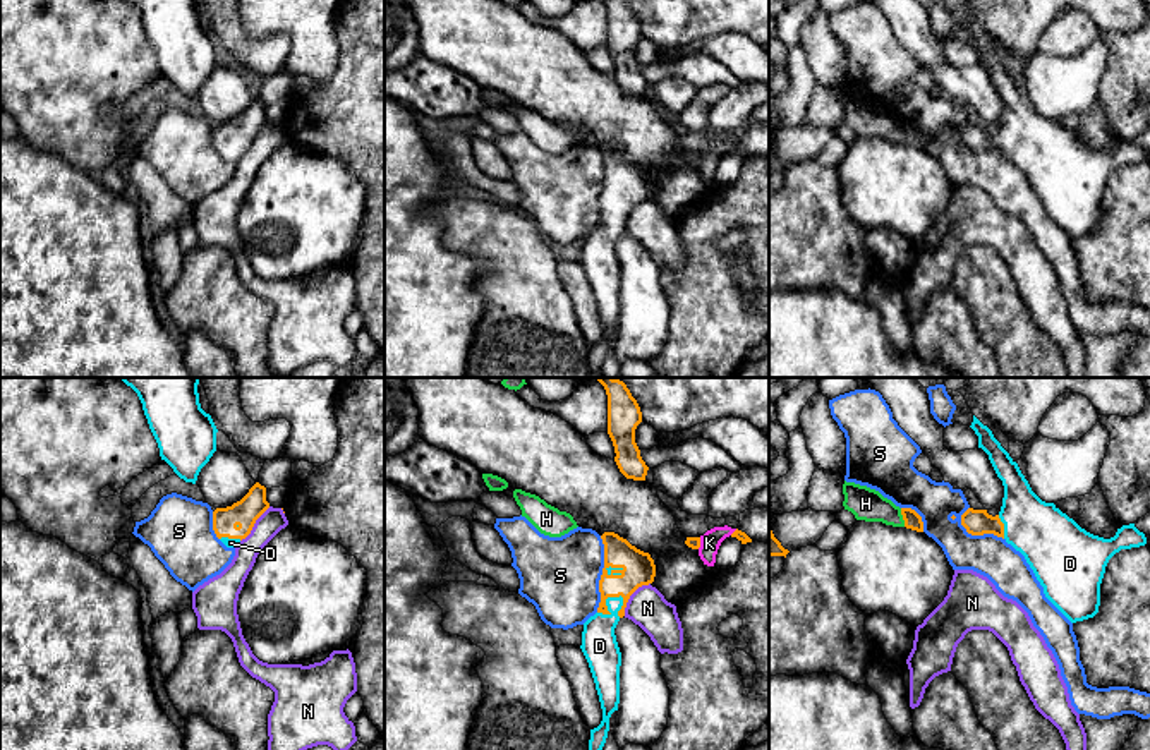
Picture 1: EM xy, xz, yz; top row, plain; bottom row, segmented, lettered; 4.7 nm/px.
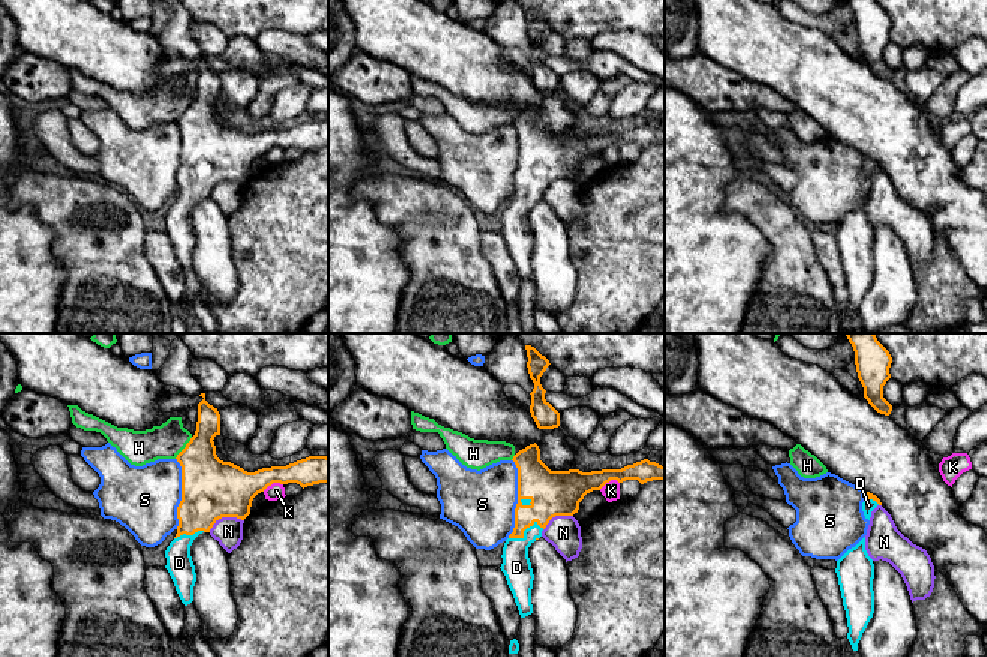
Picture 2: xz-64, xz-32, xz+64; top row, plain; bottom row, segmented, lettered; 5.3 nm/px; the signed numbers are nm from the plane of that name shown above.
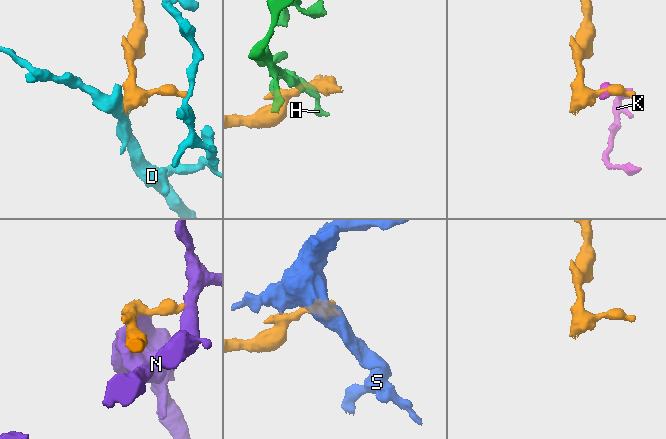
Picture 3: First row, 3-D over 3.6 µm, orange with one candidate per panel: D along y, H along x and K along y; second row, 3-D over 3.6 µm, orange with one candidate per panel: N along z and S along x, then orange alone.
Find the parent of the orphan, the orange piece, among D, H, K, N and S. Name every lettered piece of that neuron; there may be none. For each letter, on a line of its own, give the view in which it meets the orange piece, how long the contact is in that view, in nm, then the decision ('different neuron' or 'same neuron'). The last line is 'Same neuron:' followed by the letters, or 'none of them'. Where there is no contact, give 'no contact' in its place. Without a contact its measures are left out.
D: contact in xz; length 150 nm; same neuron
H: contact in yz; length 90 nm; different neuron
K: contact in xz; length 60 nm; different neuron
N: contact in xz; length 200 nm; different neuron
S: contact in xz; length 360 nm; different neuron
Same neuron: D

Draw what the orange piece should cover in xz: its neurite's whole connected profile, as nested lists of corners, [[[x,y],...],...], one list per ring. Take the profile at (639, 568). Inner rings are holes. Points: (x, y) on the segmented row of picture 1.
[[[614,532],[601,535],[604,544],[604,568],[599,580],[601,602],[597,613],[584,623],[582,652],[589,662],[599,695],[602,721],[590,729],[589,750],[602,750],[609,717],[620,704],[621,652],[614,628],[625,616],[630,596],[656,577],[656,565],[649,553],[632,546]]]

